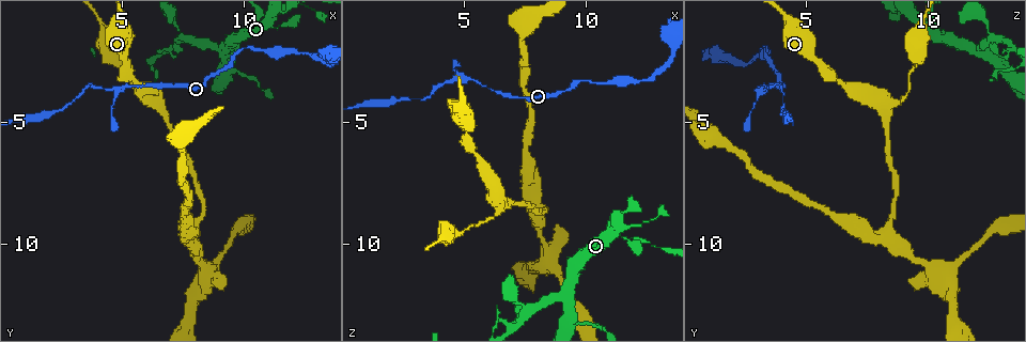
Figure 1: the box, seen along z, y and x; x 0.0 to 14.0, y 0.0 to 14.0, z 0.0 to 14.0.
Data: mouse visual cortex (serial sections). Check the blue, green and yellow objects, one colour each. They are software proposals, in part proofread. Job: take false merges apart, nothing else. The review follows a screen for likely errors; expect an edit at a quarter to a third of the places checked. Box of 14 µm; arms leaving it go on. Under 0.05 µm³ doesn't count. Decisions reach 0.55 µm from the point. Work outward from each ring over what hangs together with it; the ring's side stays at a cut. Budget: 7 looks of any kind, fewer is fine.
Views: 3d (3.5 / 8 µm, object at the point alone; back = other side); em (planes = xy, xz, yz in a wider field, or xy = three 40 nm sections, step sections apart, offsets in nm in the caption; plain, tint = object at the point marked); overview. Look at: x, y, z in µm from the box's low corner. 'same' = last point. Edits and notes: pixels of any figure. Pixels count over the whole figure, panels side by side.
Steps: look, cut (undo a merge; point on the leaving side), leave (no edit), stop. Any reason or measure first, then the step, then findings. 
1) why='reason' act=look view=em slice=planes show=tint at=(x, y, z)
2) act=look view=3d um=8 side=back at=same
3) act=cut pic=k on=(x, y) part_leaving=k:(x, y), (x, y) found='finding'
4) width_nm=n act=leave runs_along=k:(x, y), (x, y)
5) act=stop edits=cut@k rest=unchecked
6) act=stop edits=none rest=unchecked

act=look view=3d um=8 side=back at=(7.1, 2.2, 13.3)

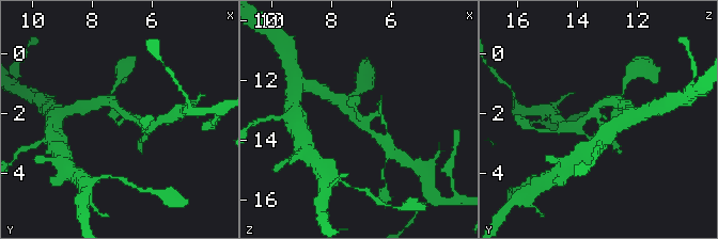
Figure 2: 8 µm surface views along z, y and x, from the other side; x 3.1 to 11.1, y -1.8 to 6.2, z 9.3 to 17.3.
why='closer look' act=look view=3d um=3.5 at=(7.1, 2.3, 13.3)

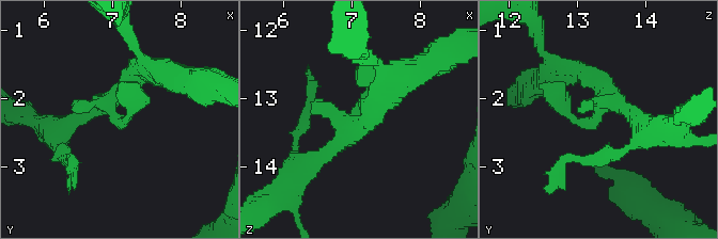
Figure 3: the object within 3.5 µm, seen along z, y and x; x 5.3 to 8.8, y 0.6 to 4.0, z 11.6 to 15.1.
why='shape alone is not enough' act=look view=em slice=xy step=2 show=tint at=(7.05, 2.25, 13.30)

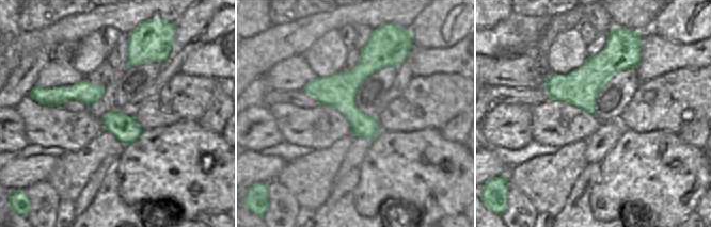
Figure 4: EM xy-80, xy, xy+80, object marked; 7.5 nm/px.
act=leave runs_along=3:(380, 106), (363, 73) found='all the same cell'

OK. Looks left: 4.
why='arms part here' act=look view=3d um=3.5 at=(6.6, 4.2, 8.3)

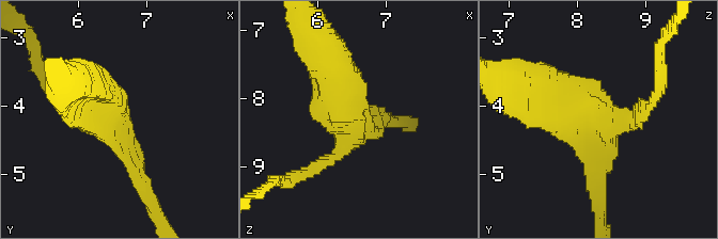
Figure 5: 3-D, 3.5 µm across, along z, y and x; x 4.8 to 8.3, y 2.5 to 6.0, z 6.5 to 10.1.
arms=3 arm_widths_nm=200,250,450 act=look view=em slice=xy step=5 show=tint at=(6.55, 4.30, 8.35)

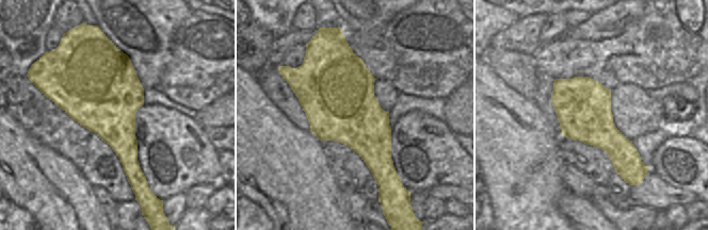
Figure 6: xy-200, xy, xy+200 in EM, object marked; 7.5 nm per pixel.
act=leave runs_along=5:(90, 86), (126, 139), (142, 188) found='all the same cell'

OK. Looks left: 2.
act=stop edits=none rest=unchecked

